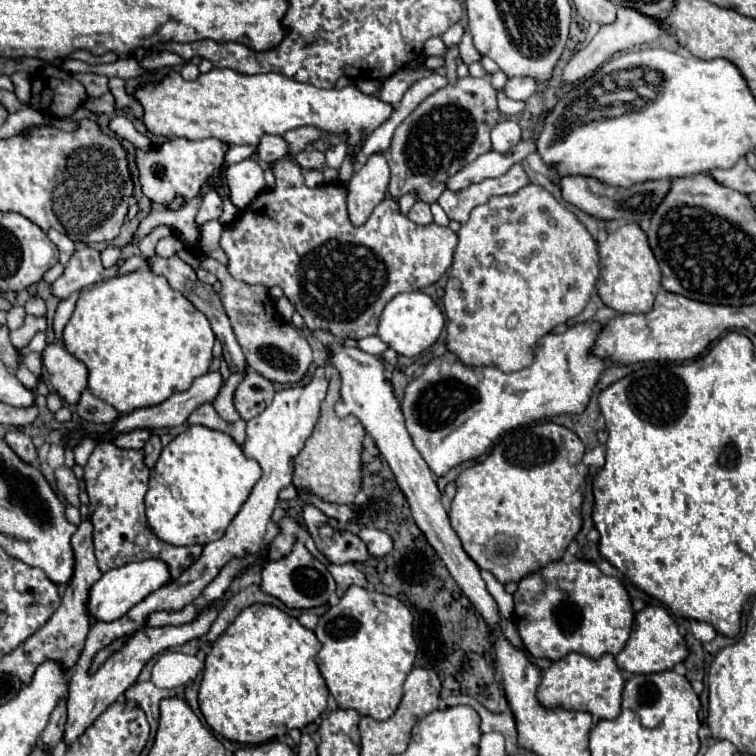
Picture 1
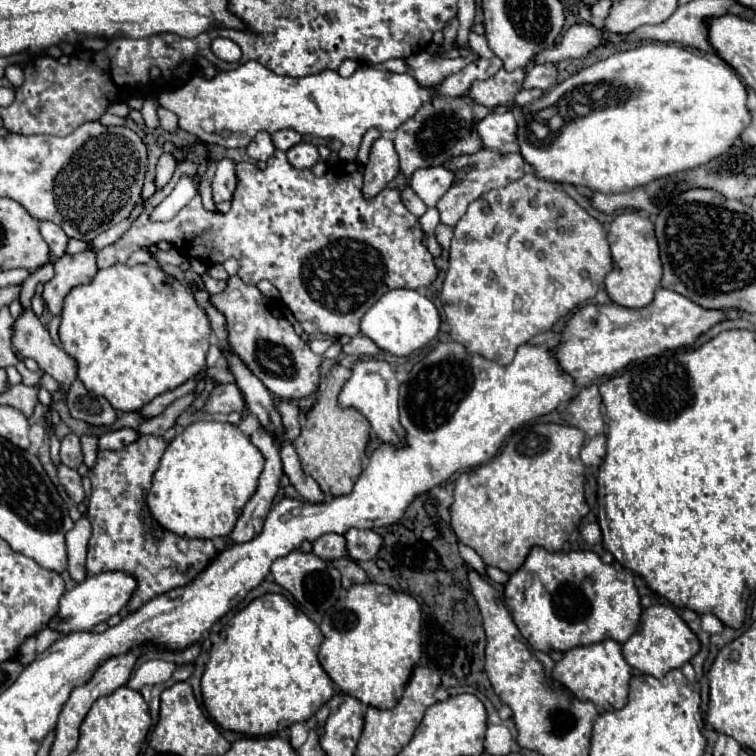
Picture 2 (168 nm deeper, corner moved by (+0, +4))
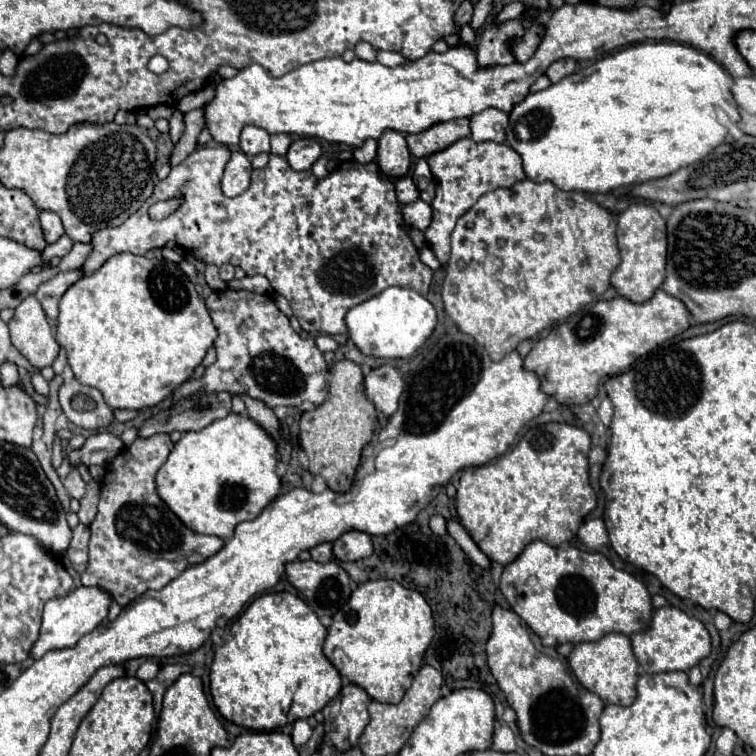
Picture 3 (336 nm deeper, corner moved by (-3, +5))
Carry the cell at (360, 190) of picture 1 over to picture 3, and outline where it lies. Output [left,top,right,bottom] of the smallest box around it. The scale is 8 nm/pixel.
[377,131,411,179]

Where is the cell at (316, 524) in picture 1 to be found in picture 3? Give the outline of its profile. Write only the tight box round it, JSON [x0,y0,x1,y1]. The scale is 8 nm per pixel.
[311,543,333,561]

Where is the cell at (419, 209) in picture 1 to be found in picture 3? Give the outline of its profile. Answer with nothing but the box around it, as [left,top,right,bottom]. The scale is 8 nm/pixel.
[395,175,419,205]

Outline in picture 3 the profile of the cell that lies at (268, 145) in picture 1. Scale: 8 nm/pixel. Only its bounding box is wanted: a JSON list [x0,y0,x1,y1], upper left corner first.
[241,127,269,155]

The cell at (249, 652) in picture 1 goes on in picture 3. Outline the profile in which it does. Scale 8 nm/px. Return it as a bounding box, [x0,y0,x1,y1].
[209,593,341,731]

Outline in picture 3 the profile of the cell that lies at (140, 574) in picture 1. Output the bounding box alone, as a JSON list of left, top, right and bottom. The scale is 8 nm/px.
[31,587,113,659]

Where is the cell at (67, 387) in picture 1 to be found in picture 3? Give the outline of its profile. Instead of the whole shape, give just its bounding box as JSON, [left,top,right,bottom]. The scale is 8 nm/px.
[7,295,59,369]

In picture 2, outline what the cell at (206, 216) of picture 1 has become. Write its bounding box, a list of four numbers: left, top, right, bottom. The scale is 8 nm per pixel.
[212,158,236,202]

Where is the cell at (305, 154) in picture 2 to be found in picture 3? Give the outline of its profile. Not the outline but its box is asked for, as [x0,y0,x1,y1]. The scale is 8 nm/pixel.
[287,137,321,171]

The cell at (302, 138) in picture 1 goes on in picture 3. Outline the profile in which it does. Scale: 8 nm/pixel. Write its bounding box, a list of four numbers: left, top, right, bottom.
[271,133,291,155]

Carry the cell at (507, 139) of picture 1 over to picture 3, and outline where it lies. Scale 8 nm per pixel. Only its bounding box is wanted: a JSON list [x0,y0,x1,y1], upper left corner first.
[471,109,509,143]

